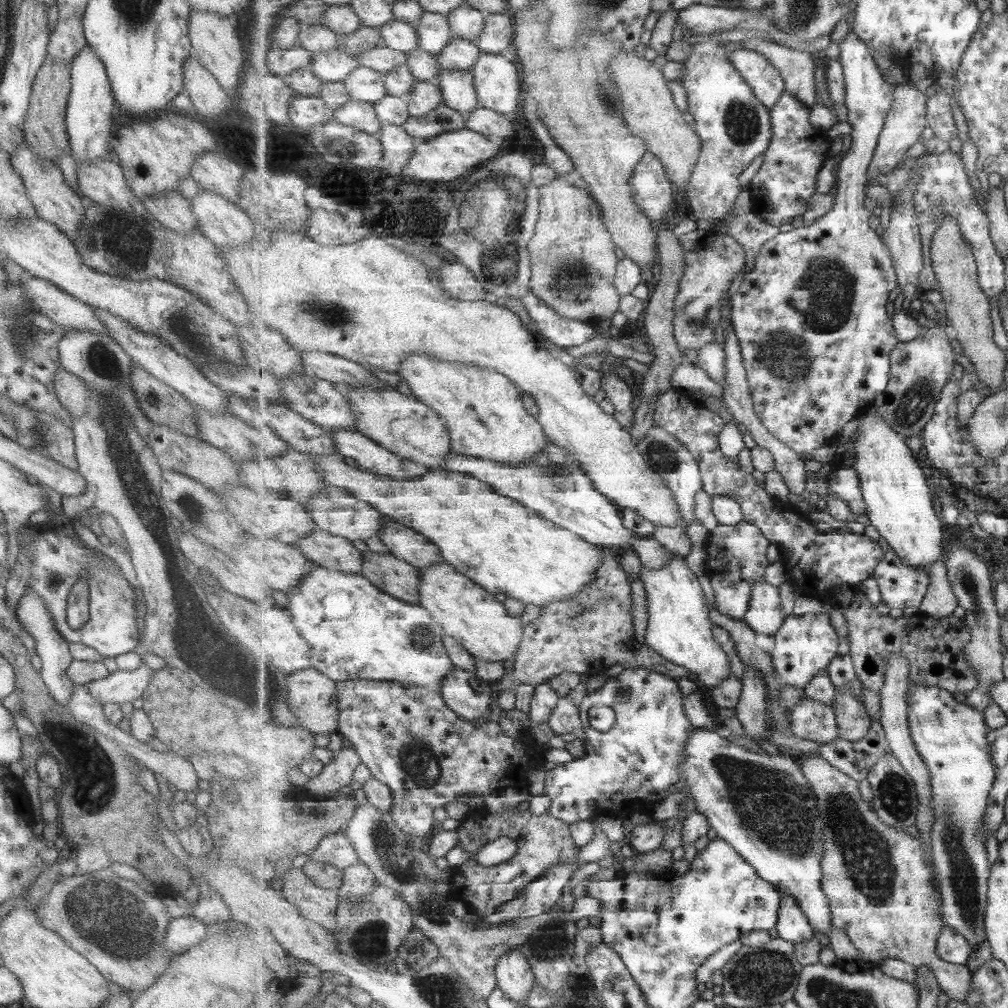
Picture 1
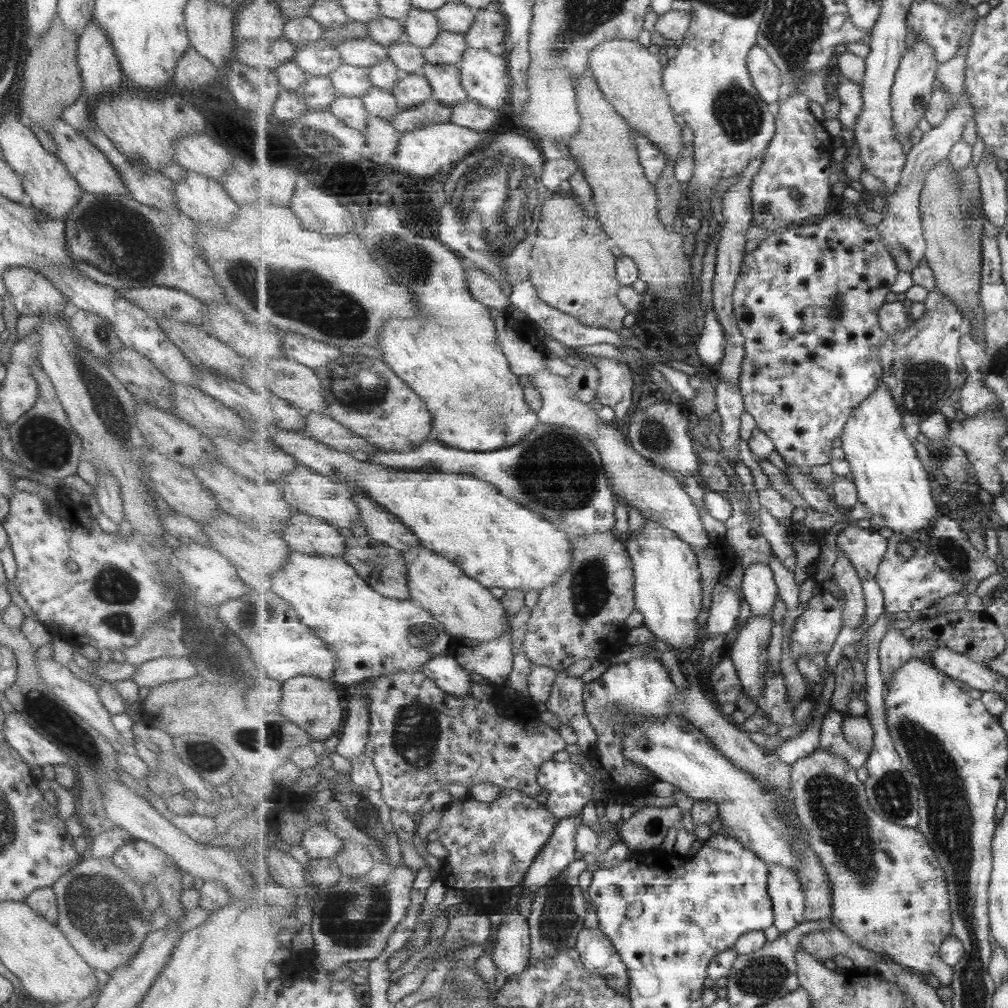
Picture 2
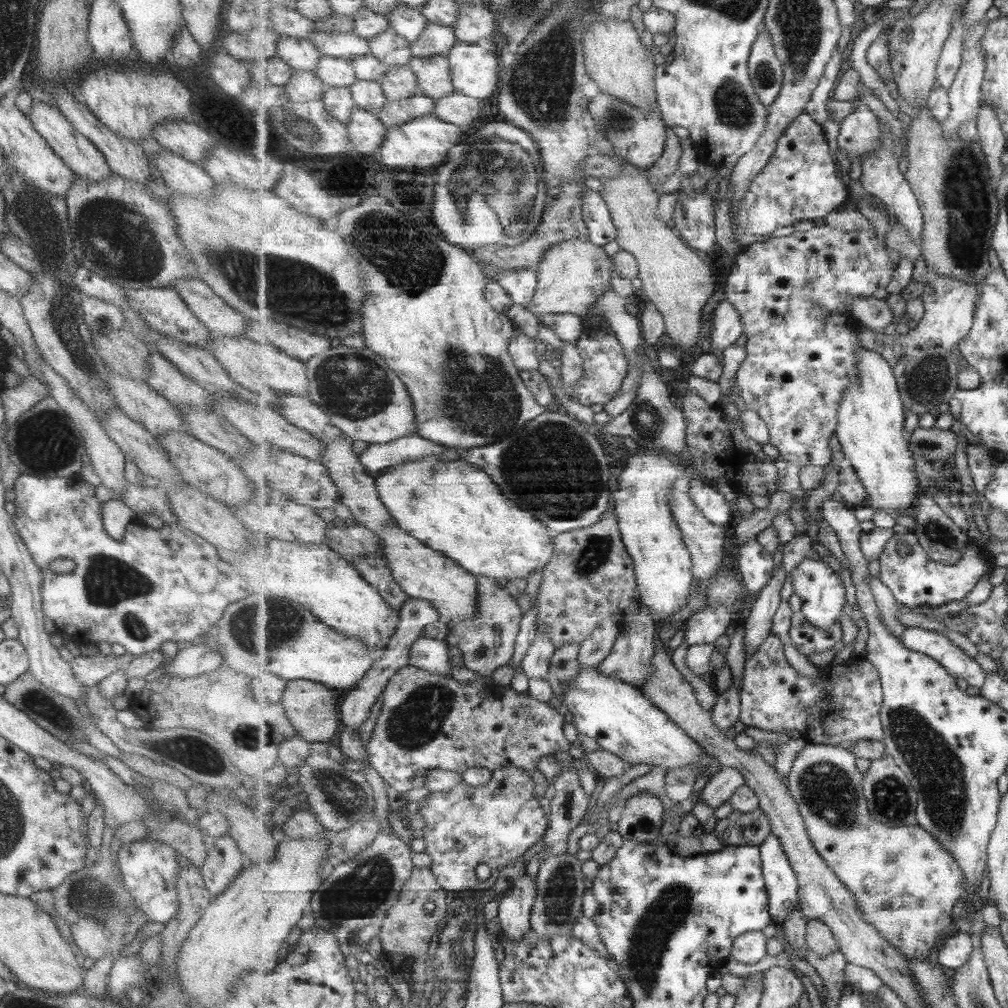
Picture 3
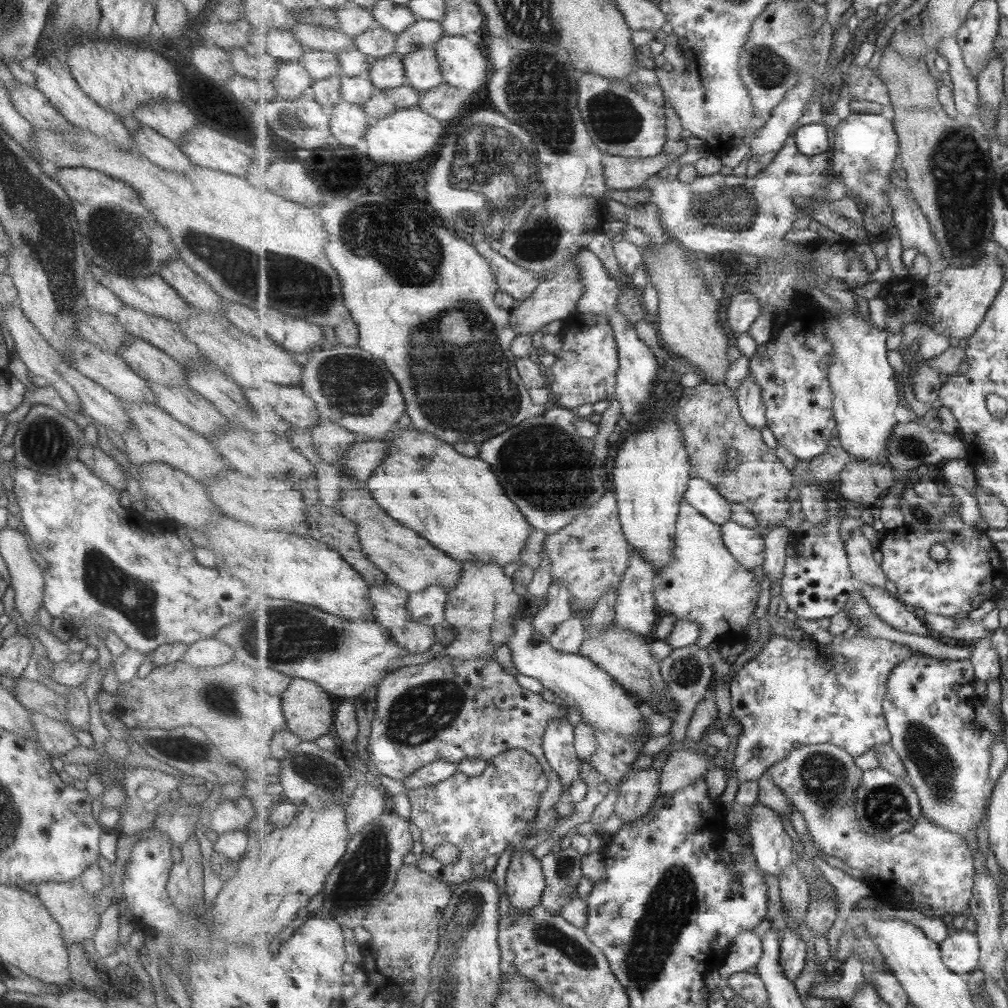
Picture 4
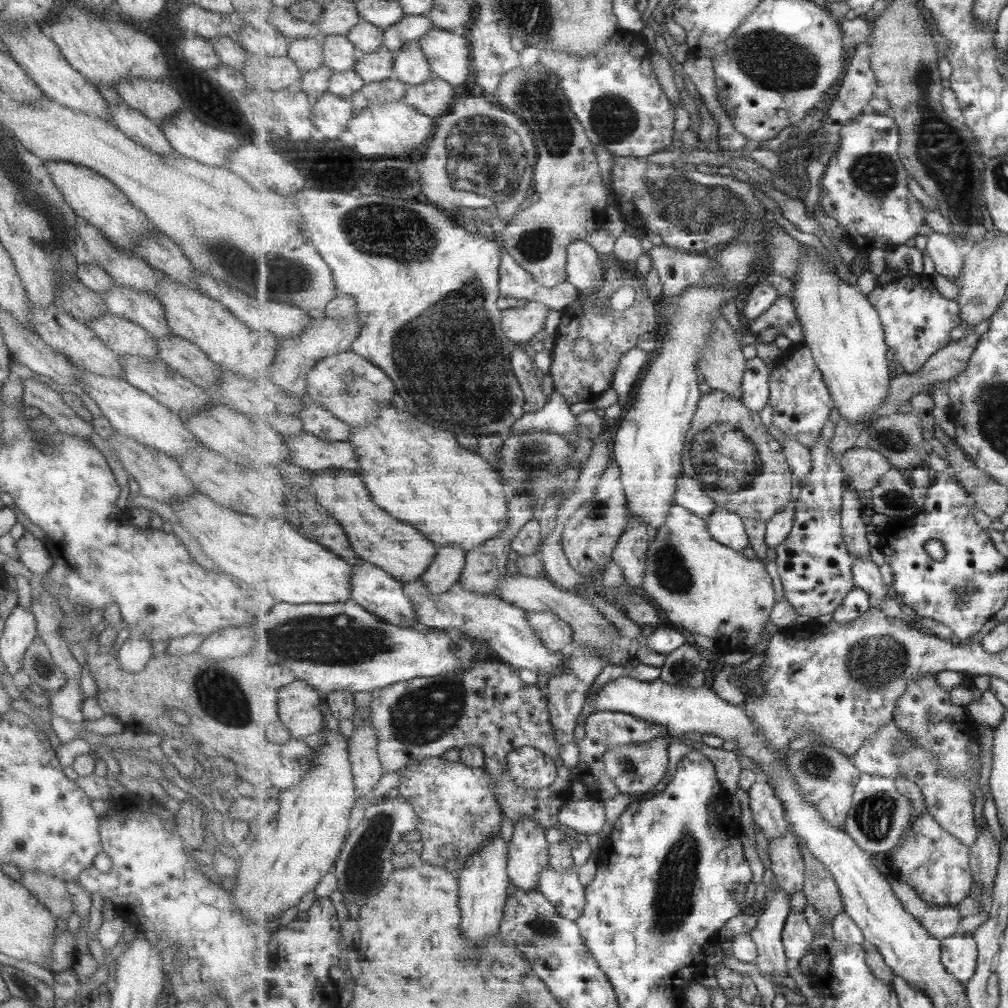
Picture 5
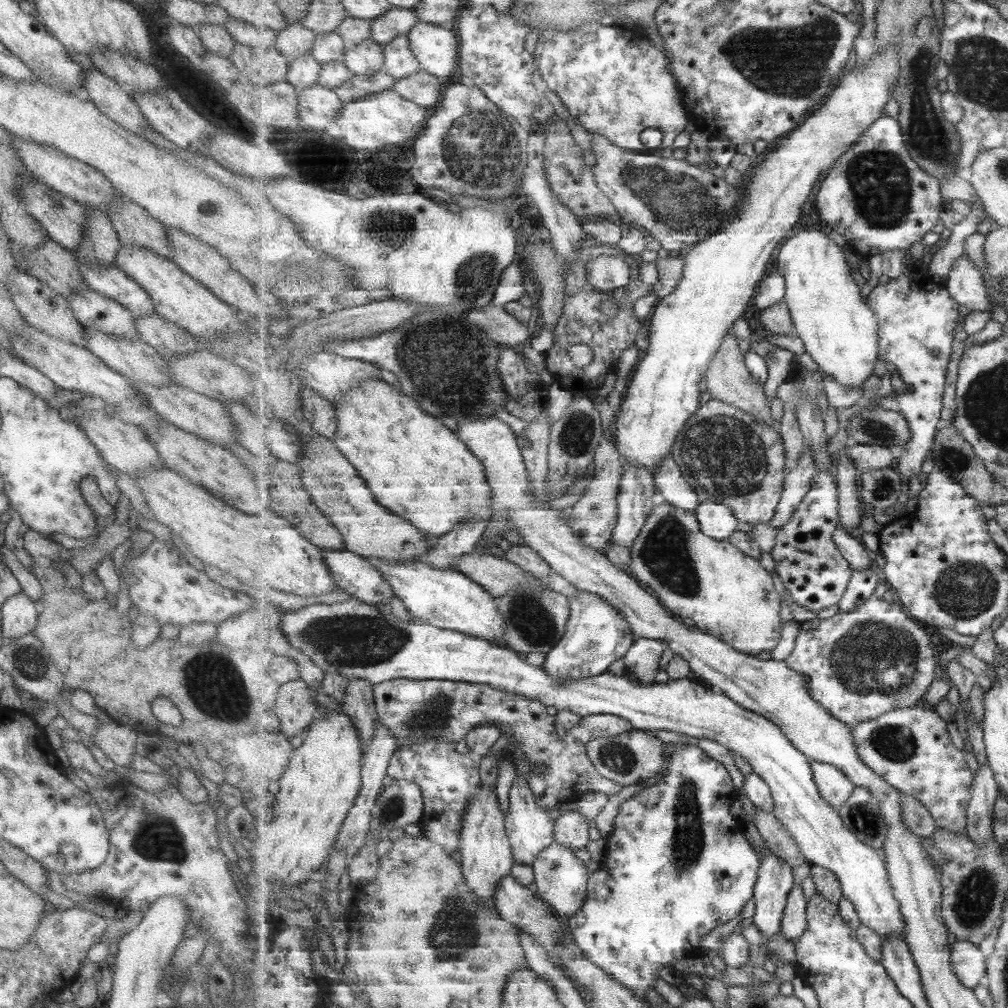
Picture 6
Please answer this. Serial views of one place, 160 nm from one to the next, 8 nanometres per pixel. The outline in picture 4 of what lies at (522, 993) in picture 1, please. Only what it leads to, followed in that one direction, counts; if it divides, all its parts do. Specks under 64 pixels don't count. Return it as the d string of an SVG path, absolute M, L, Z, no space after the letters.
M531 850L515 853L507 868L505 882L510 906L520 912L532 911L542 902L547 888L541 859L535 859Z

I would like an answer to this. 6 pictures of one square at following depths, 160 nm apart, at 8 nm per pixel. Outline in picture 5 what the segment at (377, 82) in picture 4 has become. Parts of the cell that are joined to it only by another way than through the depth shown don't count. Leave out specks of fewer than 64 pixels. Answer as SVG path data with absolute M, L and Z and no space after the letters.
M383 45L373 54L363 55L354 69L366 84L381 82L395 77L395 55Z

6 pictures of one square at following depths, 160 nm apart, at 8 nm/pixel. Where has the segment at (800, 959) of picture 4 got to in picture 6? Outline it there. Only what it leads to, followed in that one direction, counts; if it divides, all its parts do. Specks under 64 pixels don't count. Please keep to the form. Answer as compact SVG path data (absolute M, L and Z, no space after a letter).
M794 885L789 895L789 904L783 917L782 933L787 940L796 943L805 934L808 923L808 904L801 885Z

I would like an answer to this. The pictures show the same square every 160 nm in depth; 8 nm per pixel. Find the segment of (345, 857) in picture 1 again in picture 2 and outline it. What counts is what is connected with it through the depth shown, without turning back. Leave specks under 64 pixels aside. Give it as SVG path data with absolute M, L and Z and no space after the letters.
M311 825L303 836L303 842L309 859L336 858L344 847L343 838L331 832L326 825Z

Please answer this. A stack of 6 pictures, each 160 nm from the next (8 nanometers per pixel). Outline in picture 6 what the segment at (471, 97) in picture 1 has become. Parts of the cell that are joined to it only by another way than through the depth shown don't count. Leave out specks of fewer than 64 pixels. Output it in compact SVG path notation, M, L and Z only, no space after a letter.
M402 35L384 46L383 72L396 79L411 77L422 71L422 65L411 50L409 35Z

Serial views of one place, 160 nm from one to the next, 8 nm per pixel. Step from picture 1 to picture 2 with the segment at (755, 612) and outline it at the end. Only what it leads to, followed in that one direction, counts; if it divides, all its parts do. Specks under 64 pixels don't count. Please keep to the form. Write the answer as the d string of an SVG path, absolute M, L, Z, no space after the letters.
M756 562L743 574L741 589L750 606L752 616L769 616L775 610L779 597L778 584L773 569L767 564Z

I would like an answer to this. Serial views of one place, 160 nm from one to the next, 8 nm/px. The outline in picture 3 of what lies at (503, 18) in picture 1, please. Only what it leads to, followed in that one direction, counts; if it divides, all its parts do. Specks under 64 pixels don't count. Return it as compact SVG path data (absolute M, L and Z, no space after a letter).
M485 3L462 4L459 8L459 21L455 32L460 43L475 44L498 34L497 16Z

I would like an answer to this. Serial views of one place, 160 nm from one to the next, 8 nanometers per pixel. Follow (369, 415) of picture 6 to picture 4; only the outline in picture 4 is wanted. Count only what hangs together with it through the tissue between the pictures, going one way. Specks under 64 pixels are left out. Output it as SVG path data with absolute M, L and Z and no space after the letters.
M405 428L400 433L392 433L386 440L392 444L392 450L373 477L366 482L366 488L389 516L407 528L412 528L436 548L462 563L494 562L499 566L507 566L521 562L521 552L531 536L532 524L505 492L500 478L493 474L492 465L488 461L478 456L462 456L452 444L439 440L431 432L418 429L407 431Z

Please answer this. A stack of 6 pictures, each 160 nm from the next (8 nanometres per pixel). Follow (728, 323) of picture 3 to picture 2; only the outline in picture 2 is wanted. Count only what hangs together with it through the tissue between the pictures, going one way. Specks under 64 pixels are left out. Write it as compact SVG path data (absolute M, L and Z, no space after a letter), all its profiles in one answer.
M714 310L705 314L704 328L694 344L705 365L711 367L713 364L720 364L723 360L728 341L725 331Z

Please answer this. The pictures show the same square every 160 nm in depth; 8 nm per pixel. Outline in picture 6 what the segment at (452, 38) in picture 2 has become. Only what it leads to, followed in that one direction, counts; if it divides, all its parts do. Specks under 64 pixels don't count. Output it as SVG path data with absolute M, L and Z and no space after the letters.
M393 7L389 13L372 22L371 36L377 43L385 46L399 36L409 35L419 22L413 9Z

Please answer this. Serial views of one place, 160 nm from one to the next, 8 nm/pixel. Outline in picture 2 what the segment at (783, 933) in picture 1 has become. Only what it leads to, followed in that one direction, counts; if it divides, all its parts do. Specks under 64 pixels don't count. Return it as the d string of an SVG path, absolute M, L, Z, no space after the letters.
M780 864L770 867L771 895L779 933L789 932L806 921L806 894L797 872Z

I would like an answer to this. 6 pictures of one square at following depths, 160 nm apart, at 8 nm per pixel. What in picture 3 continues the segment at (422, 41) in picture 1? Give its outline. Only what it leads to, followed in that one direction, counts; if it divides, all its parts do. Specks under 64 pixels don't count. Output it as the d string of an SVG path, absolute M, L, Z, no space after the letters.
M397 2L397 9L391 15L387 15L387 20L391 24L391 30L394 29L411 44L415 44L421 39L421 35L430 24L419 9L401 2Z

